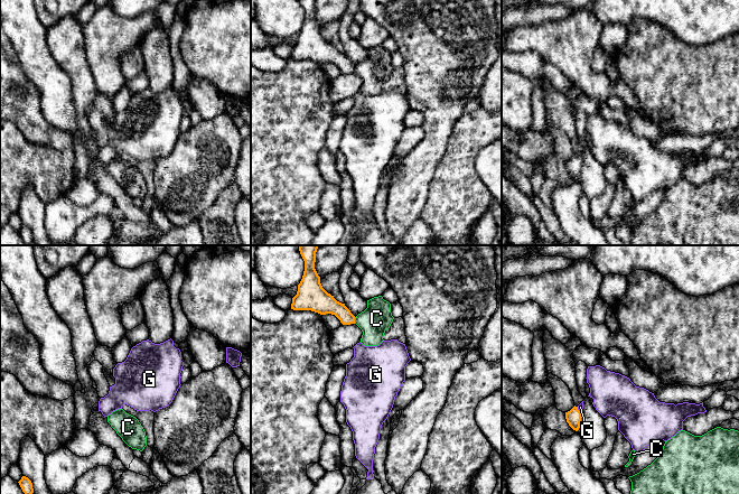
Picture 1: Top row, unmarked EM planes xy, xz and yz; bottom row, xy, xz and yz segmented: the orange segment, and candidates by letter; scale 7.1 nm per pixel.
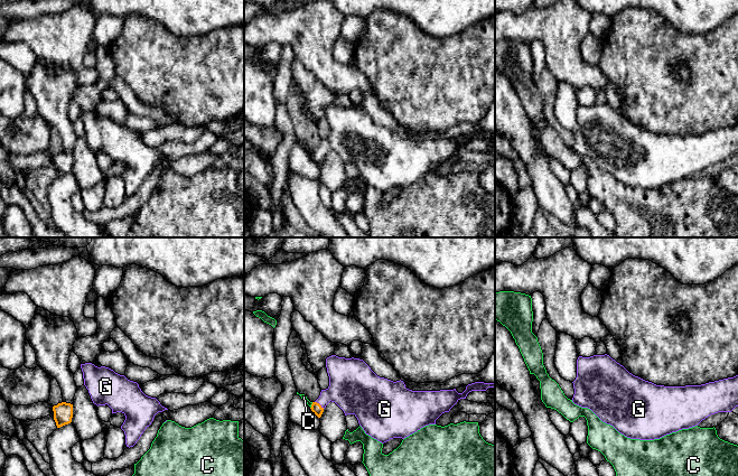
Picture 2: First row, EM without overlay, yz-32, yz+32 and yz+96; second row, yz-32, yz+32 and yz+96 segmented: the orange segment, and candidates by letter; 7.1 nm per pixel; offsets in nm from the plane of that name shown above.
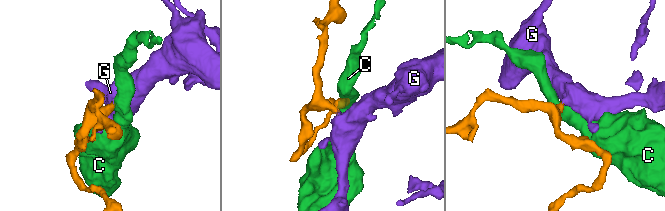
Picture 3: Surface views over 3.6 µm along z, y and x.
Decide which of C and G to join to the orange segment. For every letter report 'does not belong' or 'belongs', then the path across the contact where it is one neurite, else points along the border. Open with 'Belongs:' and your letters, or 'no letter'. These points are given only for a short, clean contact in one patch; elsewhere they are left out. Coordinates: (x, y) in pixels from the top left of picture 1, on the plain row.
Belongs: G
C: does not belong | along xz (356, 66), (354, 72)
G: belongs | across yz (573, 166), (578, 159), (580, 156)

